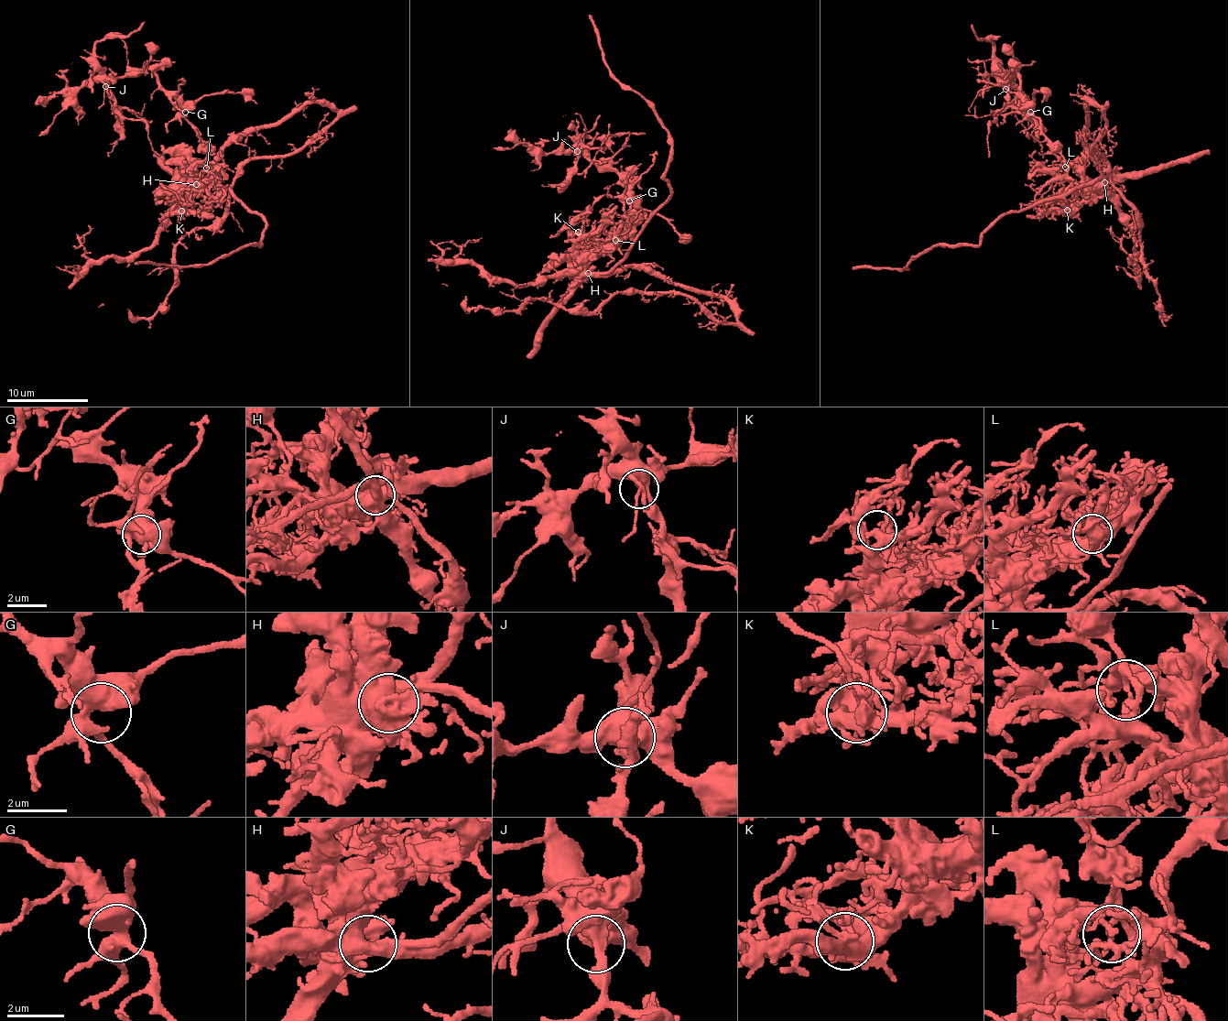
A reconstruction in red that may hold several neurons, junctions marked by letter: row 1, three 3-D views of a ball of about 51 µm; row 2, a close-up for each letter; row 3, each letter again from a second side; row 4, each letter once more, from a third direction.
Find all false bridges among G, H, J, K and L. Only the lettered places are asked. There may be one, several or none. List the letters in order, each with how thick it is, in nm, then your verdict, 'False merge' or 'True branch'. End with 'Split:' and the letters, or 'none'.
G: Thickness 500 nm. True branch
H: Thickness 650 nm. False merge
J: Thickness 480 nm. True branch
K: Thickness 280 nm. True branch
L: Thickness 150 nm. False merge
Split: H, L

